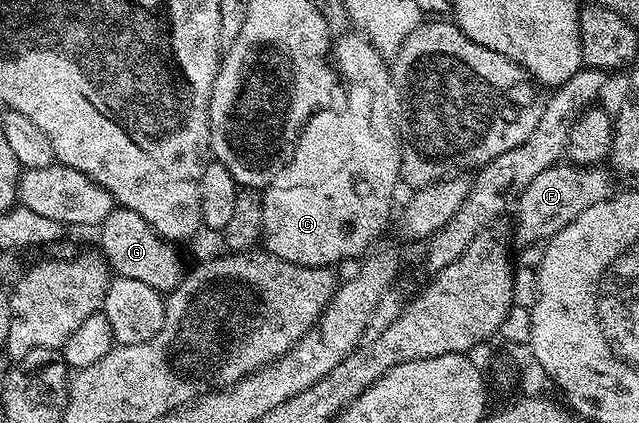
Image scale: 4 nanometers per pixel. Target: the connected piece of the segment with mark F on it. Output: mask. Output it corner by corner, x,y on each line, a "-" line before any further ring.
560,161
545,169
545,173
537,173
537,177
533,177
527,188
517,195
519,204
515,207
516,241
542,244
561,229
565,229
565,225
569,225
581,213
585,213
585,209
612,198
617,188
610,174
612,172
603,165
576,167
570,161

